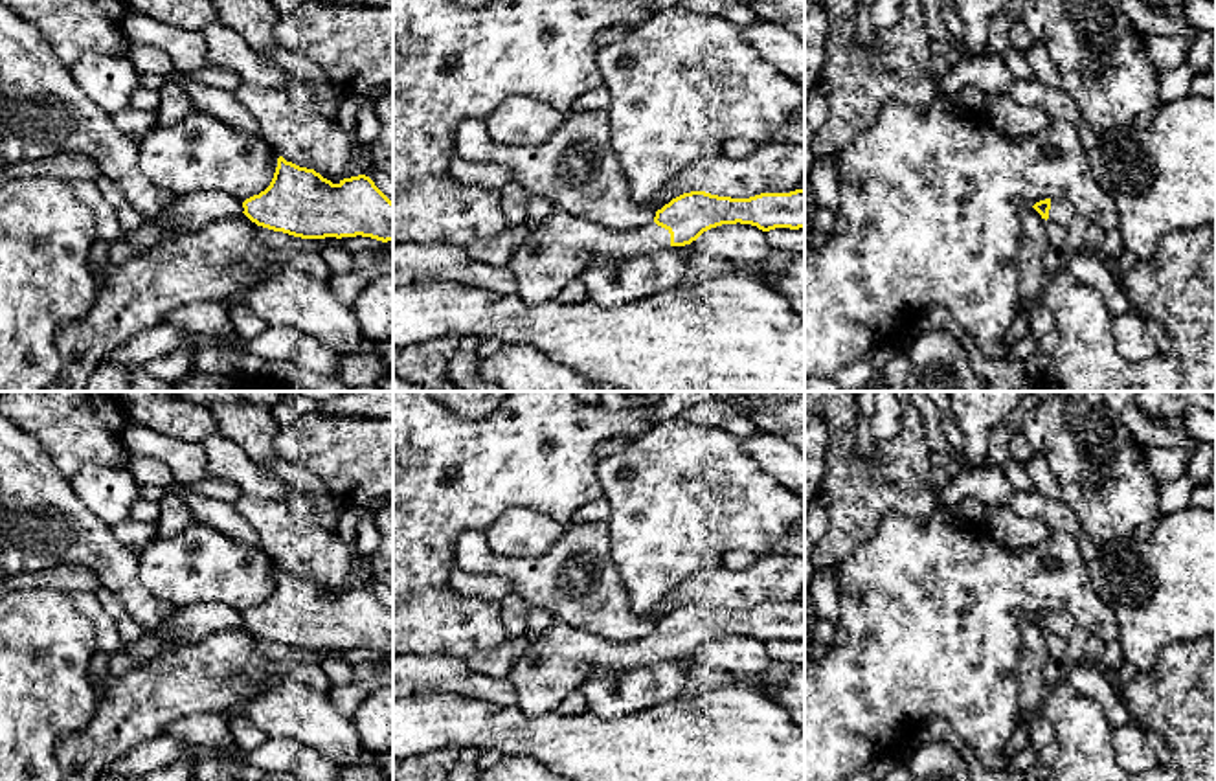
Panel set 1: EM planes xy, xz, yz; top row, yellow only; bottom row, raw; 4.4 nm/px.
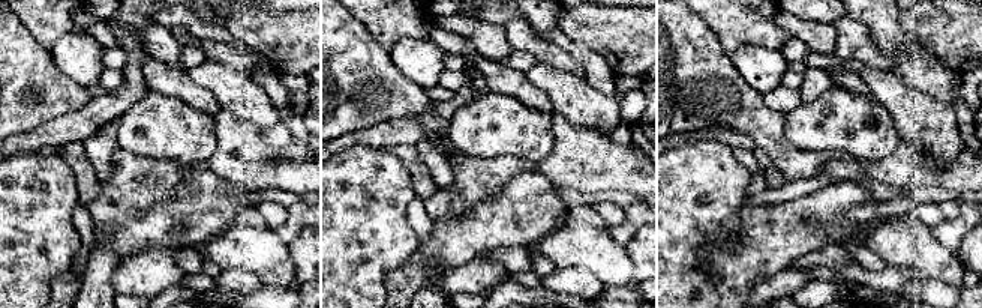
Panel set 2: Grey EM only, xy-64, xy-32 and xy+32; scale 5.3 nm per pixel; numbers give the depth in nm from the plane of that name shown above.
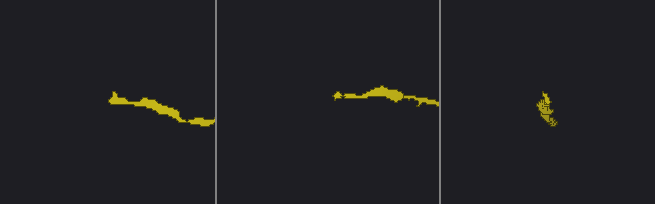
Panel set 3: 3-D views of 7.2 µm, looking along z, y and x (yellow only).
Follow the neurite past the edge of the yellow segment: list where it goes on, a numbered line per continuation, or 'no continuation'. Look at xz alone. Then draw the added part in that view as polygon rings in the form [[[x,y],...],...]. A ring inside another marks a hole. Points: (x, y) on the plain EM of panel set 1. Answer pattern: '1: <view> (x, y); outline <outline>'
1: xz (564, 656); outline [[[555,621],[518,658],[509,680],[518,696],[516,706],[527,717],[542,717],[579,691],[597,669],[625,671],[661,660],[670,660],[670,645],[654,632],[643,640],[612,641]]]

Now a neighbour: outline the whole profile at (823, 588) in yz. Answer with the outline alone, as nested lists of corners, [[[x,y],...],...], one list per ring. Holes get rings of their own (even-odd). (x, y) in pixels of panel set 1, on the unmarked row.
[[[834,568],[817,570],[808,586],[819,619],[838,625],[839,584]]]

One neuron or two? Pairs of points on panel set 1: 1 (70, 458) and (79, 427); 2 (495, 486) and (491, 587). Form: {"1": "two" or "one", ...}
{"1": "one", "2": "two"}

